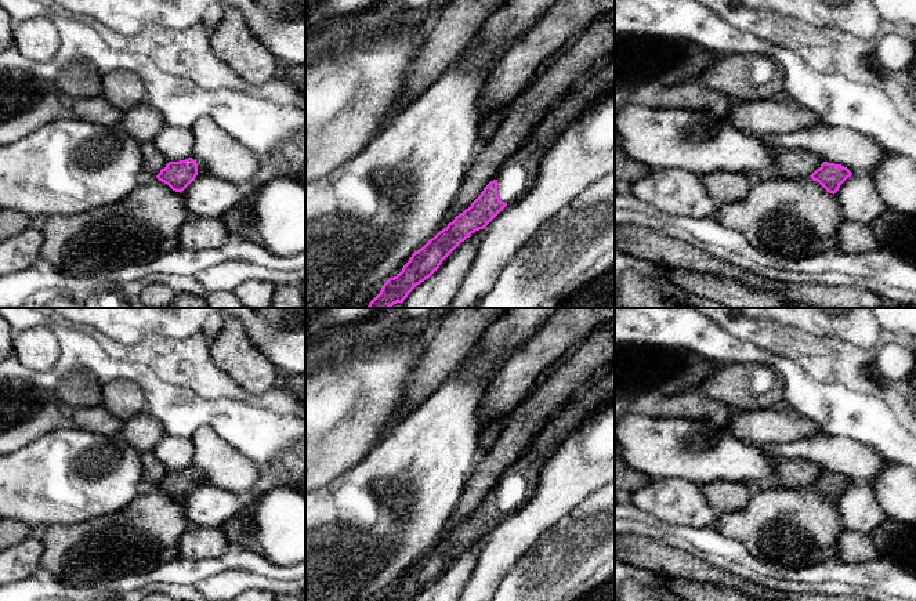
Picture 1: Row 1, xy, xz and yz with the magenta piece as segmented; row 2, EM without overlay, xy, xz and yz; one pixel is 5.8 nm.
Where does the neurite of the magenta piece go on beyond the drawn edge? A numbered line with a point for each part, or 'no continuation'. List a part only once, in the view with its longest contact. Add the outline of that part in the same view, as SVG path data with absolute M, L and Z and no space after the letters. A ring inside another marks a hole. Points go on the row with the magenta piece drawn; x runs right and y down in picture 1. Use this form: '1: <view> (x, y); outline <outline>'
1: xz (518, 173); outline M615 57L594 66L555 102L533 128L521 148L500 167L497 195L513 203L522 198L537 178L543 155L557 142L562 131L582 113L615 93Z

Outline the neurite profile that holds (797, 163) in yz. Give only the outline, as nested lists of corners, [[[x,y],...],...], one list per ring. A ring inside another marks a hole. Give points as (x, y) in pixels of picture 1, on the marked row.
[[[804,149],[779,151],[772,174],[783,178],[804,178],[819,169],[823,162],[819,156]]]

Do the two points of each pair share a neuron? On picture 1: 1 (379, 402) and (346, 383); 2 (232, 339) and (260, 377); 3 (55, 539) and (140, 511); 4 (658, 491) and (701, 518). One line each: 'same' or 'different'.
1: same
2: same
3: same
4: same

